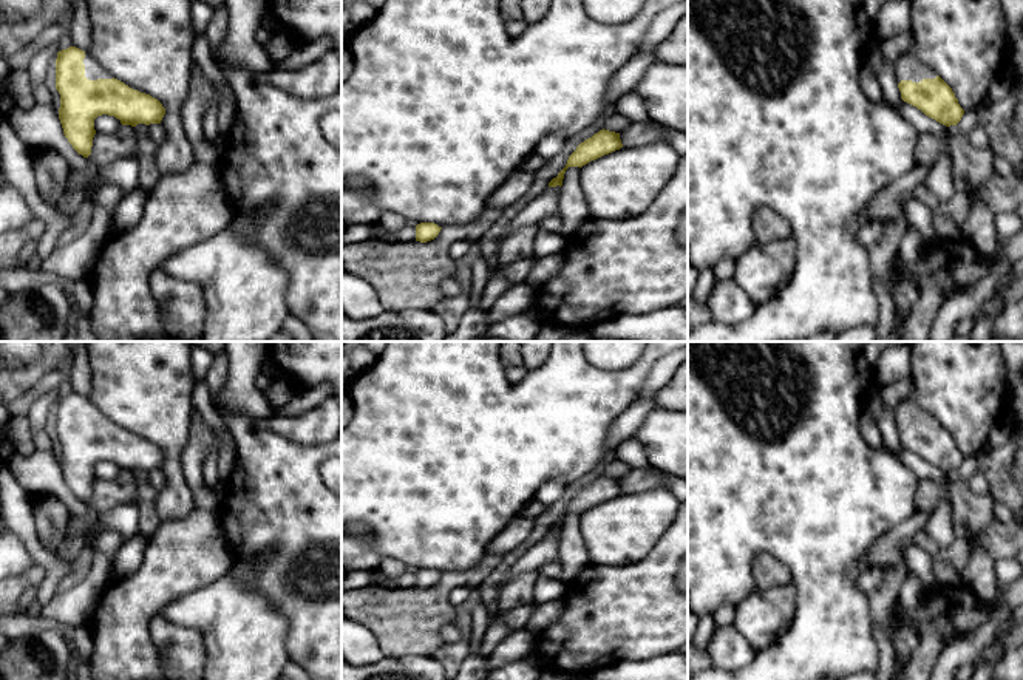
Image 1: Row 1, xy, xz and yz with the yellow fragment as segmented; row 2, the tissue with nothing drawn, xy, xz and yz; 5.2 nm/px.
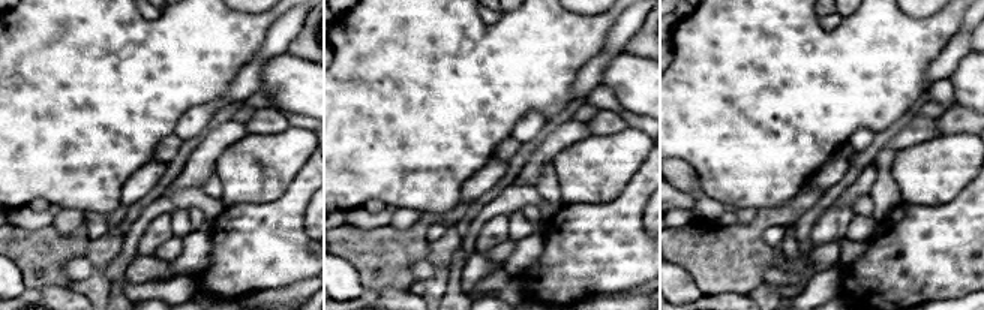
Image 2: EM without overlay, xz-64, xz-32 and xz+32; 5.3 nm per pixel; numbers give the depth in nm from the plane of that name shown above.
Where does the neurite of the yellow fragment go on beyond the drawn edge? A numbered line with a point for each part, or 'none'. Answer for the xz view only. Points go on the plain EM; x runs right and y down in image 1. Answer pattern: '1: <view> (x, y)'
none

